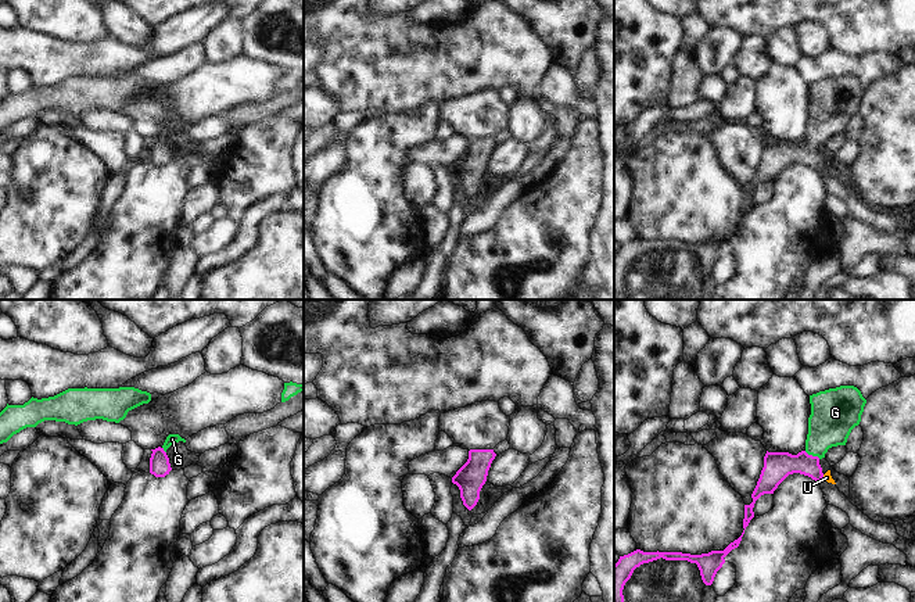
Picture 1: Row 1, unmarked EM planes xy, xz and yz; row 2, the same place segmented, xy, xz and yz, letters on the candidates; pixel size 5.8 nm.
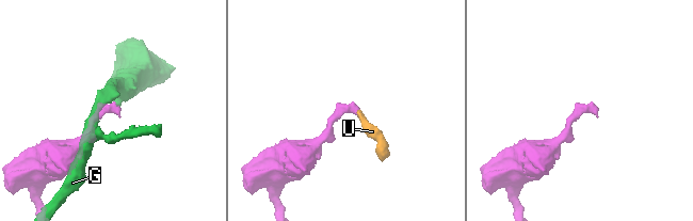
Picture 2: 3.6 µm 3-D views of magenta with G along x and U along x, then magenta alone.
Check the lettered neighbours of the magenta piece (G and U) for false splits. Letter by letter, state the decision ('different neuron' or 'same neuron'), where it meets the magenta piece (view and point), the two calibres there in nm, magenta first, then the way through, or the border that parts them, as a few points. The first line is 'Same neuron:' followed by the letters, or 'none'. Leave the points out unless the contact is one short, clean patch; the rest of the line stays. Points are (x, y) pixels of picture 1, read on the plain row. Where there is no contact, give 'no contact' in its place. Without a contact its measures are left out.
Same neuron: G, U
G: same neuron; contact yz (811, 144); calibres 160 and 260 nm; way yz (777, 154), (803, 153), (811, 144), (832, 107)
U: same neuron; contact yz (822, 165); calibres 150 and 50 nm; way yz (781, 154), (808, 154), (822, 165), (826, 167)

